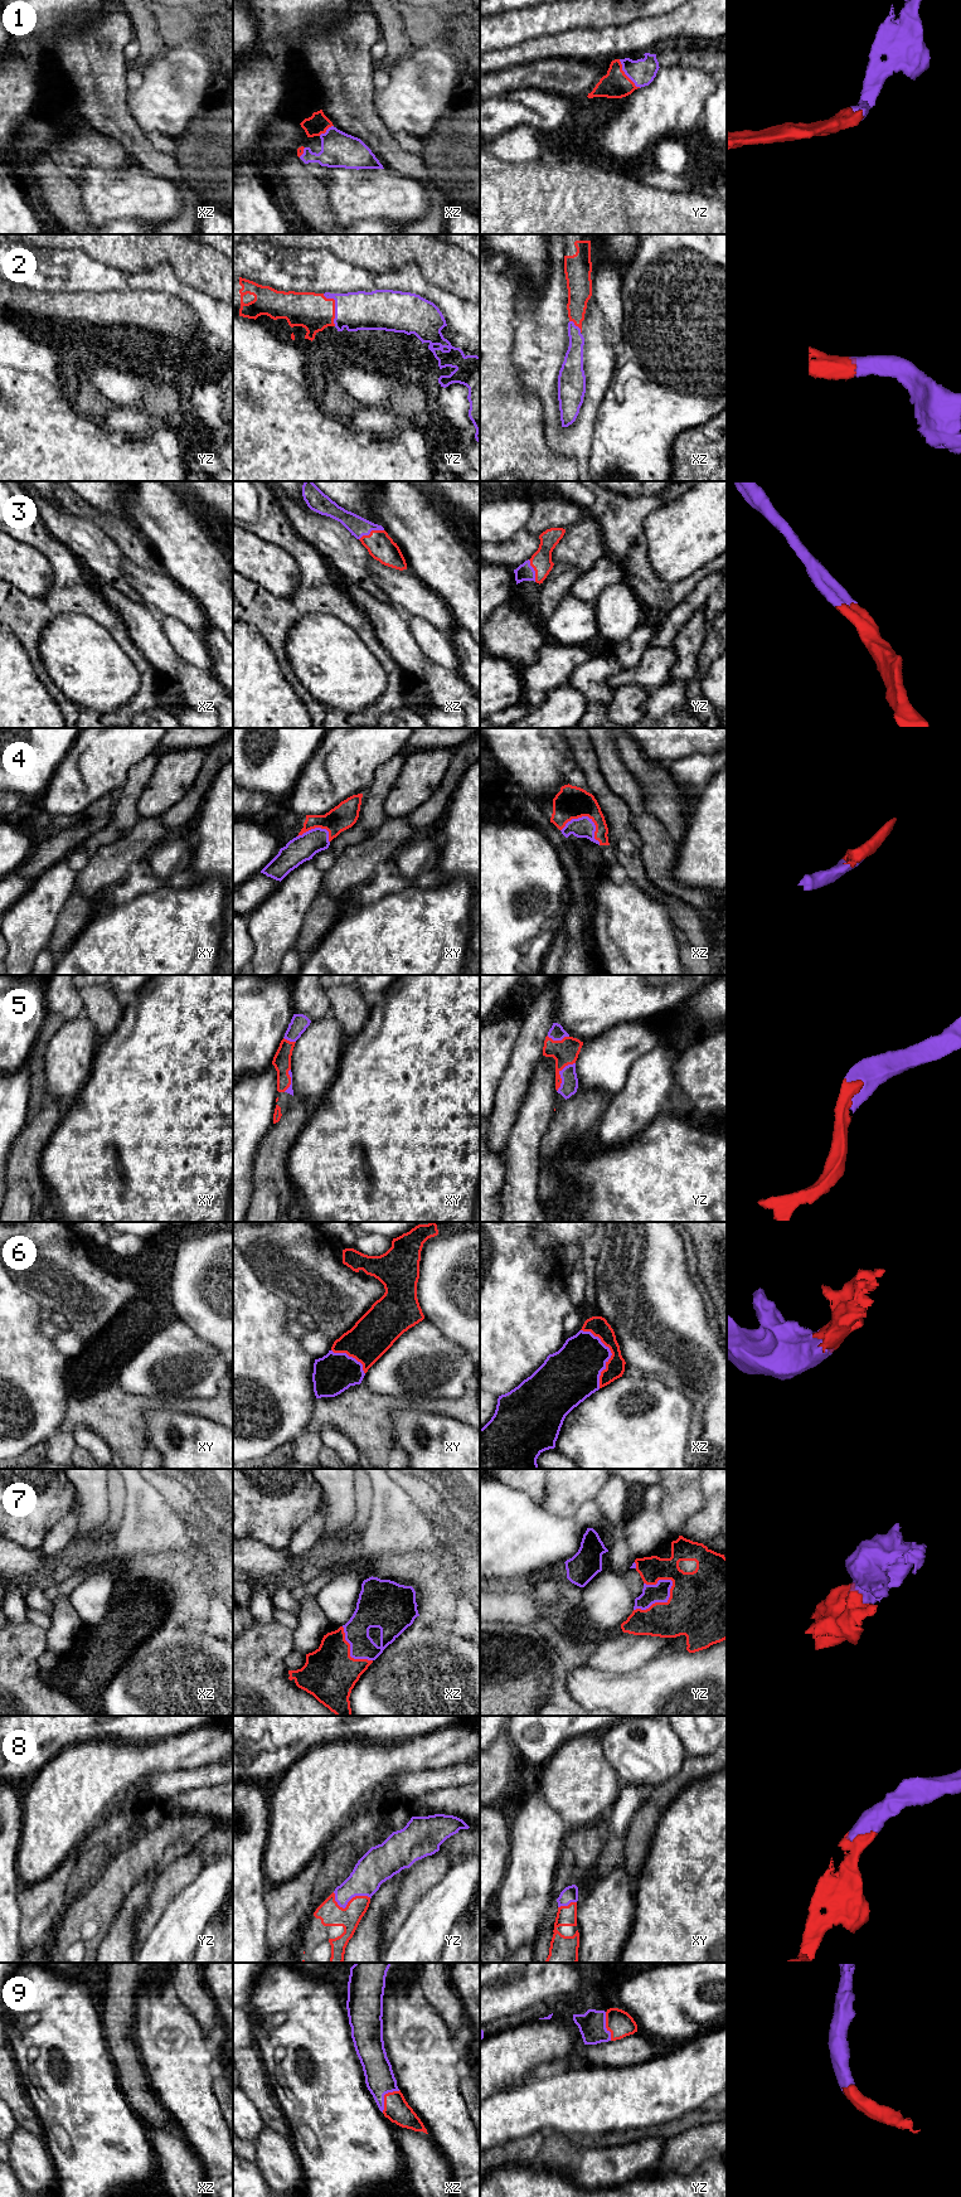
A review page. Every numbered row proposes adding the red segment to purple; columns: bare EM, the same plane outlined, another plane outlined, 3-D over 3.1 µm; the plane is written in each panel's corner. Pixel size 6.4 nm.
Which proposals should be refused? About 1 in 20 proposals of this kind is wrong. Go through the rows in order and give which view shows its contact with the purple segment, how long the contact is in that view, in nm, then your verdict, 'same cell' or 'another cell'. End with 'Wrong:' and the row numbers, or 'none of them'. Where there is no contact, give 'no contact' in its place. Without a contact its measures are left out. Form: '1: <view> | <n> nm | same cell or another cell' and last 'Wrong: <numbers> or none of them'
1: yz | 240 nm | same cell
2: yz | 220 nm | same cell
3: xz | 170 nm | same cell
4: xz | 280 nm | same cell
5: yz | 220 nm | same cell
6: xz | 400 nm | same cell
7: yz | 320 nm | same cell
8: yz | 260 nm | same cell
9: xz | 180 nm | same cell
Wrong: none of them

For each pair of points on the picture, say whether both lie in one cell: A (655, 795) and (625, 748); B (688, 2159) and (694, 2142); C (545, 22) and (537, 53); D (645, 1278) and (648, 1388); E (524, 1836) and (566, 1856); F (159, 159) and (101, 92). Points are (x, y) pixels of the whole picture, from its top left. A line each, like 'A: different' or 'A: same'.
A: same
B: same
C: different
D: different
E: different
F: same

